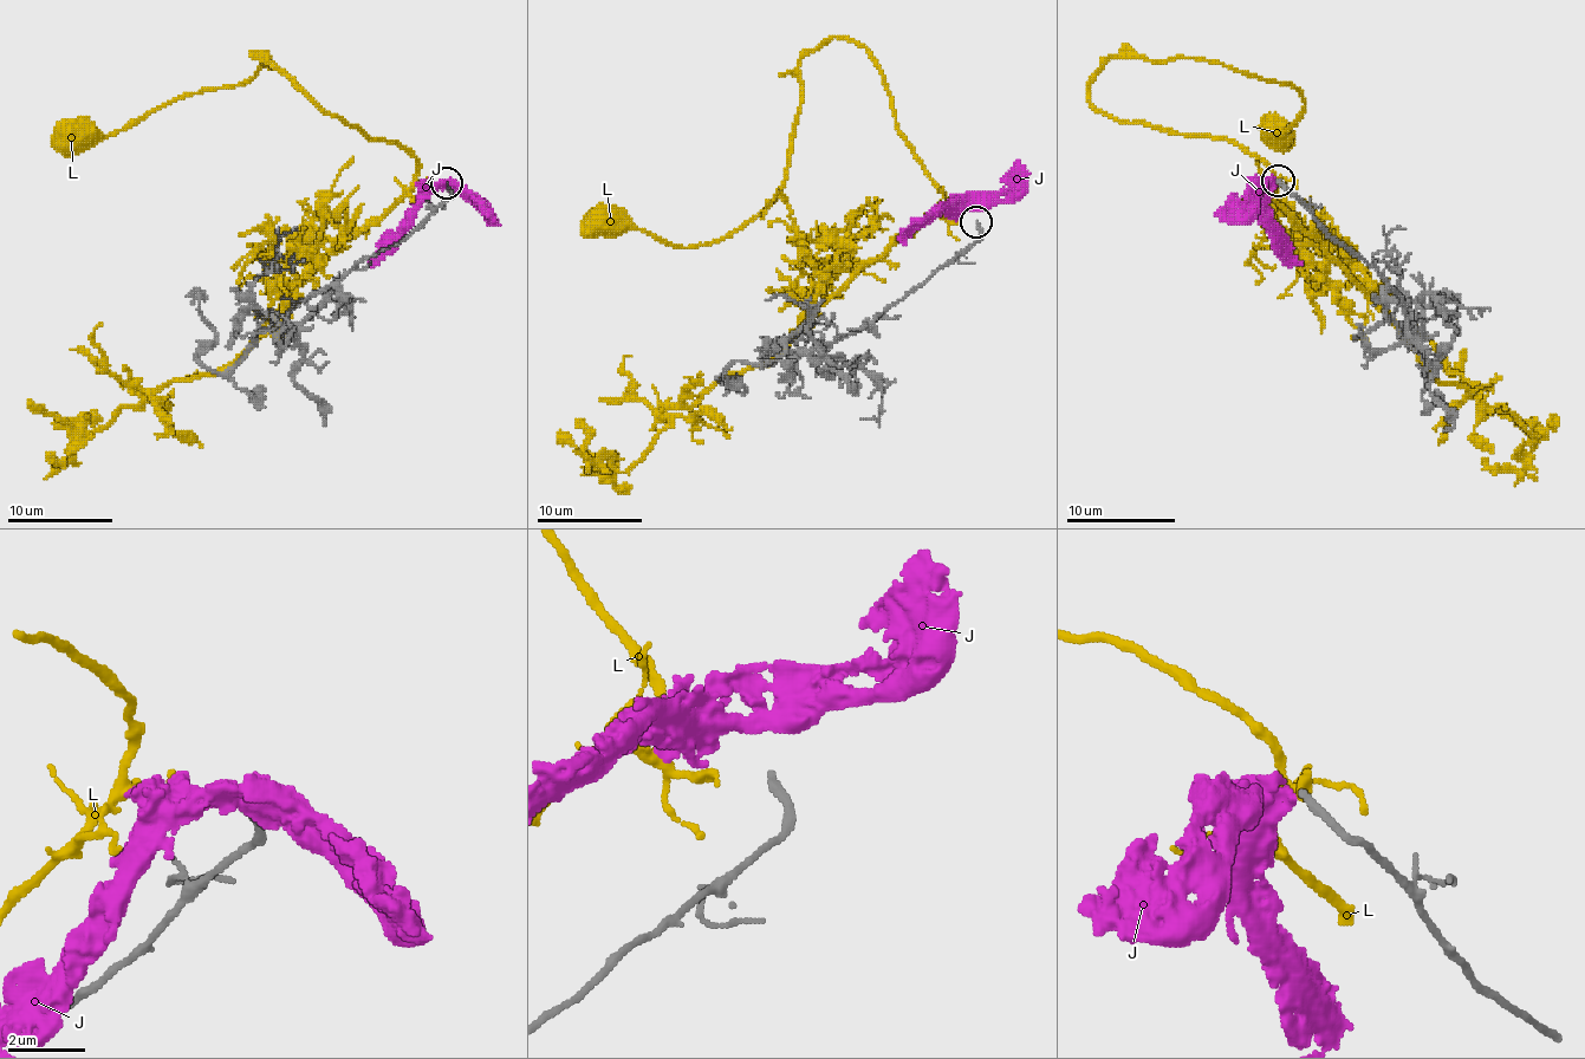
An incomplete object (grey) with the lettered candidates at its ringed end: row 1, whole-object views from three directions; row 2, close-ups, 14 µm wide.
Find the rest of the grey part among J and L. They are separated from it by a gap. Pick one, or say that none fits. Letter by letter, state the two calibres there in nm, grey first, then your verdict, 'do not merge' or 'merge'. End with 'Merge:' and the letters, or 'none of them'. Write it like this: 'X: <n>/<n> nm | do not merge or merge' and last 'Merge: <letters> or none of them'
J: 240/650 nm | do not merge
L: 240/280 nm | do not merge
Merge: none of them

